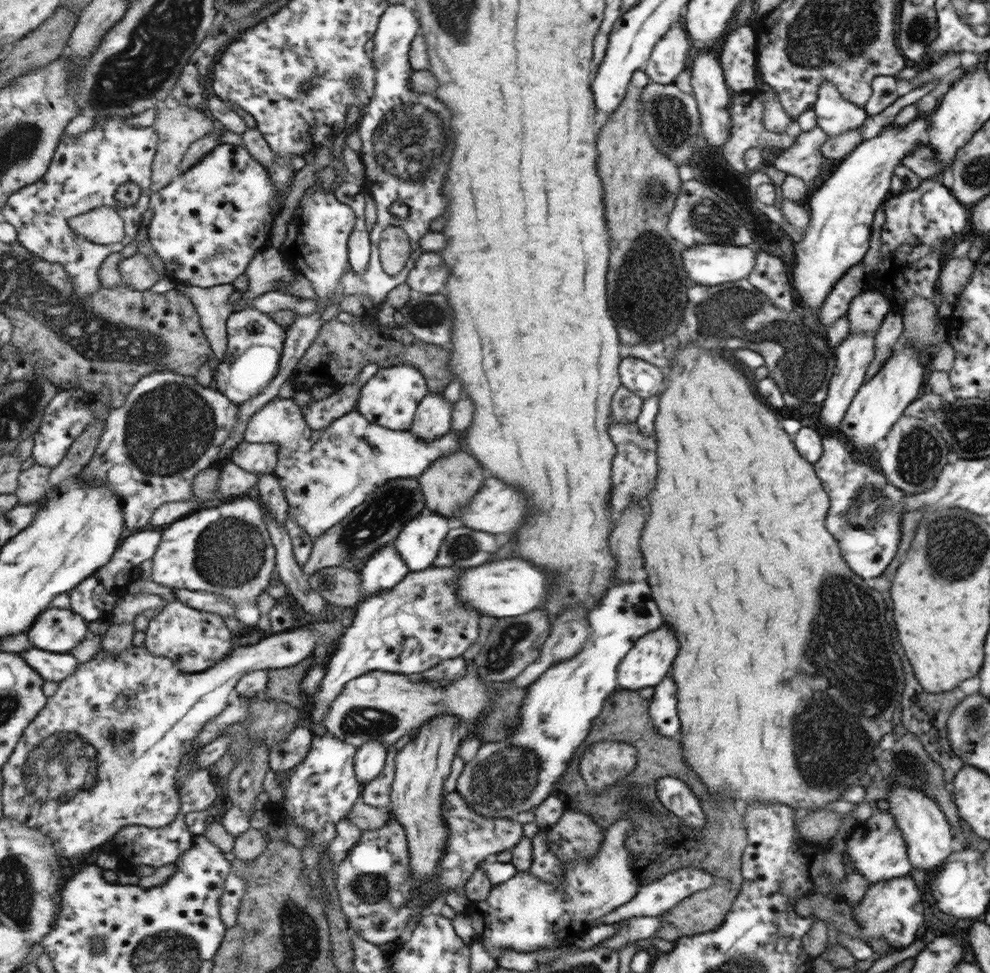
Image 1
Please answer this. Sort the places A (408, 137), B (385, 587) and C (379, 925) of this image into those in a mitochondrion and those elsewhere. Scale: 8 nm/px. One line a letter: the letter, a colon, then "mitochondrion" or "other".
A: mitochondrion
B: other
C: mitochondrion

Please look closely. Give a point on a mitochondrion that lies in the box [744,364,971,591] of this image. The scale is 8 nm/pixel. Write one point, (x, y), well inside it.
(921, 452)

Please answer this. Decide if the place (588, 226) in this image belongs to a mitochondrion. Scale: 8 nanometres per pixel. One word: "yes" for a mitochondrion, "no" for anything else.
no

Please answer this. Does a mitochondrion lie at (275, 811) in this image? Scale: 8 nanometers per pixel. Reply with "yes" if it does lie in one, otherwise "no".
no

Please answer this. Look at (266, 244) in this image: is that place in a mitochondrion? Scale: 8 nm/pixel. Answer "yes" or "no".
no

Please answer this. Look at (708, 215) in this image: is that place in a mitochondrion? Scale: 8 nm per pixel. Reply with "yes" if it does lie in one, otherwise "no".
yes

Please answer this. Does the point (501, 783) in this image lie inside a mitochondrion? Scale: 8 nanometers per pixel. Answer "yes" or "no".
yes

